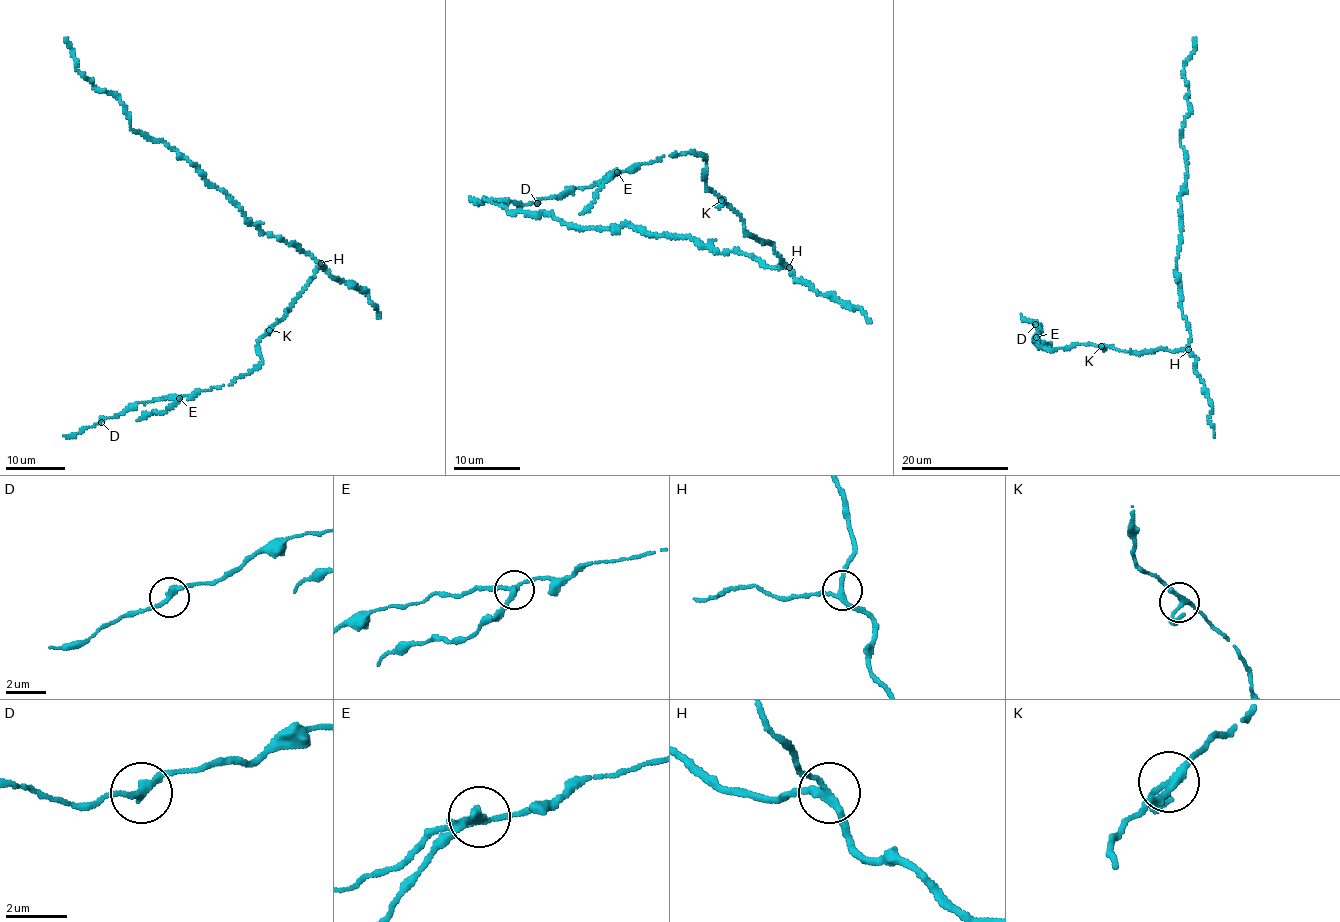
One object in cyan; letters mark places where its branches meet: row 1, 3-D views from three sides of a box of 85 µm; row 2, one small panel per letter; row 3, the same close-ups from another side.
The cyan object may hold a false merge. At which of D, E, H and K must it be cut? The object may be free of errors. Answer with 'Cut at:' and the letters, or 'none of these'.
Cut at: E

